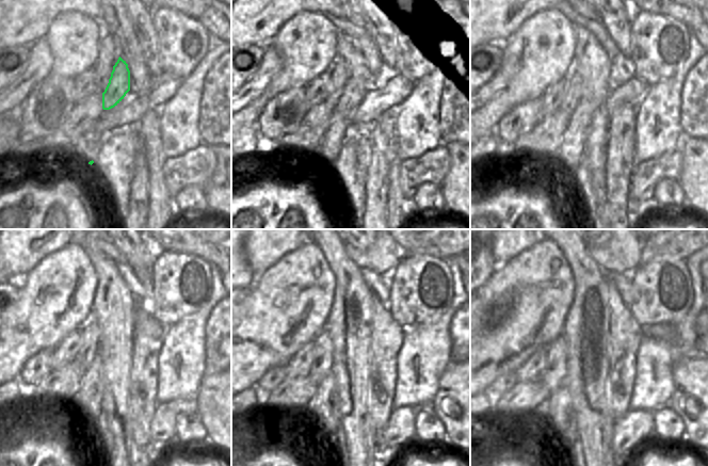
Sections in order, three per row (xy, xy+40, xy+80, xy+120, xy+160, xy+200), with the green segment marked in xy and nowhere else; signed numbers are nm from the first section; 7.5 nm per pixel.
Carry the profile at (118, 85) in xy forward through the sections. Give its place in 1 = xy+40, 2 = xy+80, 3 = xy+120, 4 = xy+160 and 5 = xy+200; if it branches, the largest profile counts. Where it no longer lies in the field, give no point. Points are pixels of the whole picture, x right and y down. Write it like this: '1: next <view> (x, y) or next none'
1: next xy+40 (341, 126)
2: next xy+80 (566, 160)
3: next xy+120 (85, 404)
4: next xy+160 (323, 408)
5: next xy+200 (560, 420)

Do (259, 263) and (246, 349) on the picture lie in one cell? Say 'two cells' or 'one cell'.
two cells

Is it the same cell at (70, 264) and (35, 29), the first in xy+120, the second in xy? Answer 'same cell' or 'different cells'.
different cells

